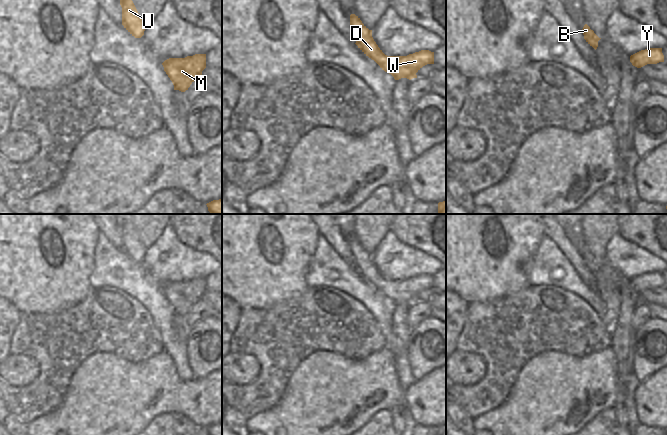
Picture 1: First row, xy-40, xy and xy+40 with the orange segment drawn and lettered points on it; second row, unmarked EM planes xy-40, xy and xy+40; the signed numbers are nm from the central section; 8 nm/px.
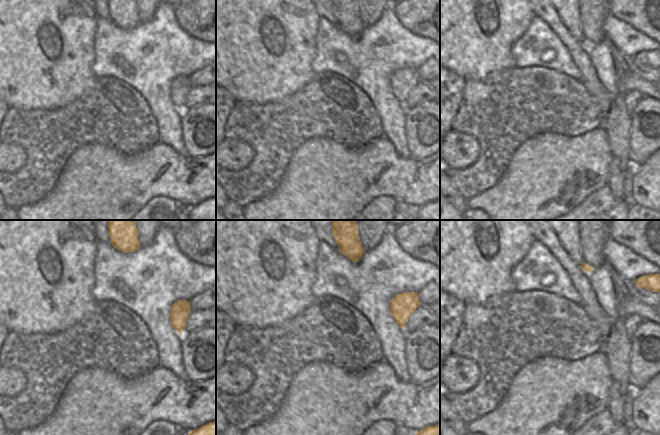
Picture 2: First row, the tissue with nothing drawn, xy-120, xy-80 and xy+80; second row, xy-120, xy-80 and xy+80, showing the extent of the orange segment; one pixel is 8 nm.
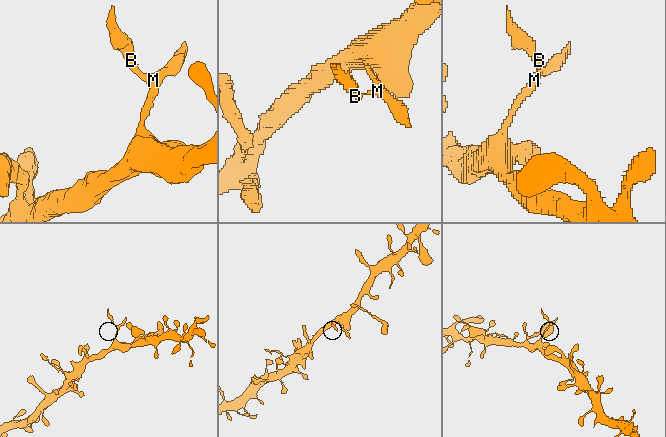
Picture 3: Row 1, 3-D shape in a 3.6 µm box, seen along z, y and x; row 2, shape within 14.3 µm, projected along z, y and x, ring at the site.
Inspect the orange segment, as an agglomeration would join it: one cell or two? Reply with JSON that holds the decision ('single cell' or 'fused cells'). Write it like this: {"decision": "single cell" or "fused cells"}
{"decision": "fused cells"}

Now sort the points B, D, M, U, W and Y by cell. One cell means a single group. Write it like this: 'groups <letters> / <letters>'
groups B D U / M W Y

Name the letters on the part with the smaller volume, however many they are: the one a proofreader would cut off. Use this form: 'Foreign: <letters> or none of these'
Foreign: B, D, U

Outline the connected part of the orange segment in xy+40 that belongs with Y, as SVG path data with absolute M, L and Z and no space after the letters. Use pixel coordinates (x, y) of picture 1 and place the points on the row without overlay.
M647 272L641 274L630 280L630 286L637 292L641 292L647 288L664 286L662 272Z

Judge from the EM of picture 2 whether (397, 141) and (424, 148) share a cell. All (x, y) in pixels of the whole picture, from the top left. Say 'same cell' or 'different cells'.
different cells

